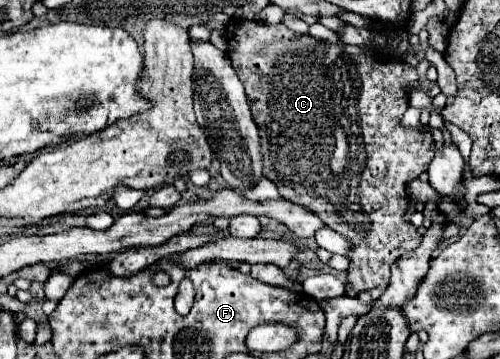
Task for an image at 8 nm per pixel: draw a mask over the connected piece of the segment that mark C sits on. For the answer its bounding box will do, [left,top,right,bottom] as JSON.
[226,19,434,297]

